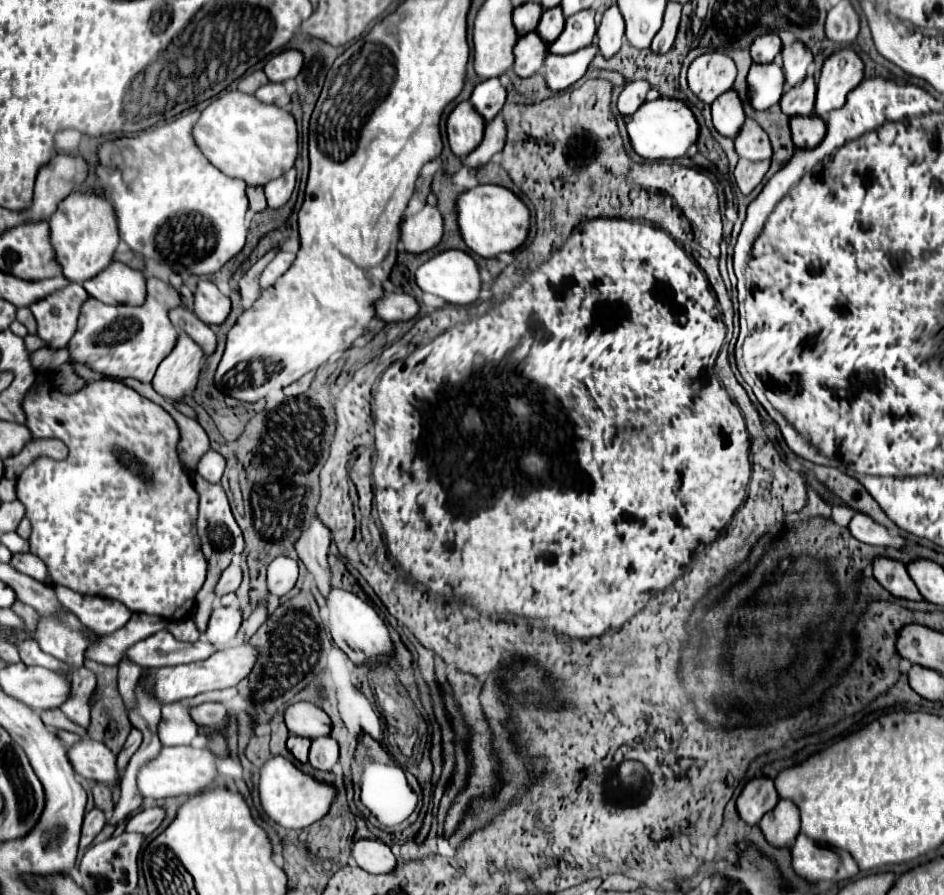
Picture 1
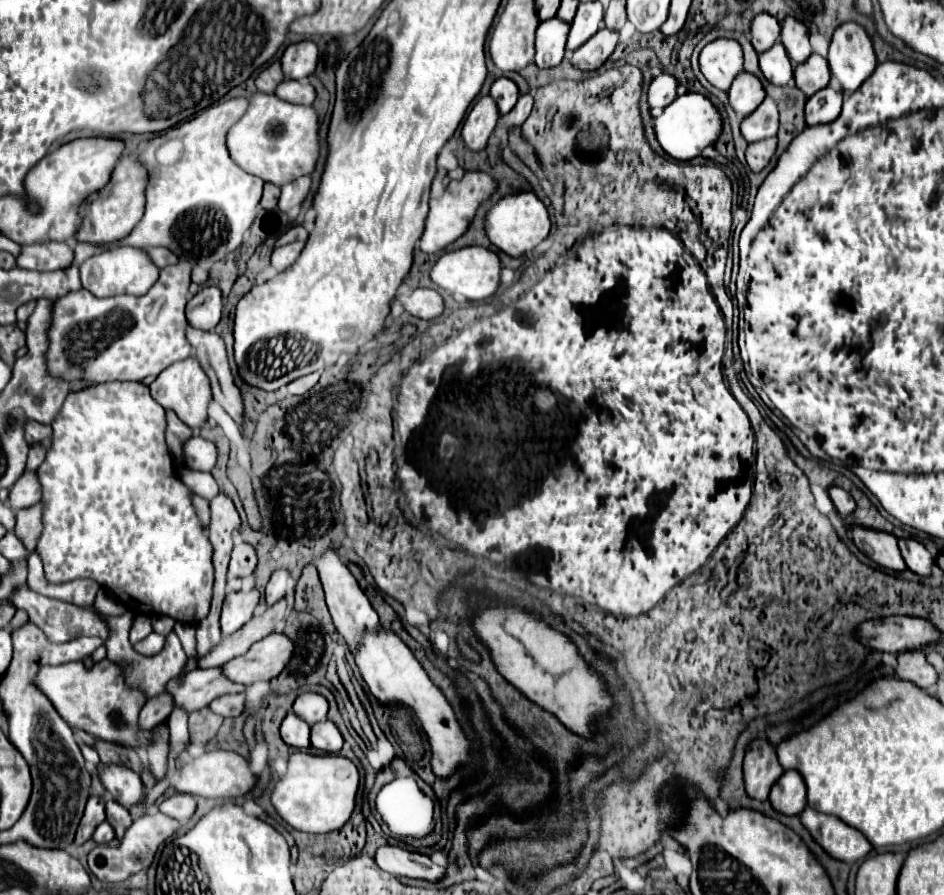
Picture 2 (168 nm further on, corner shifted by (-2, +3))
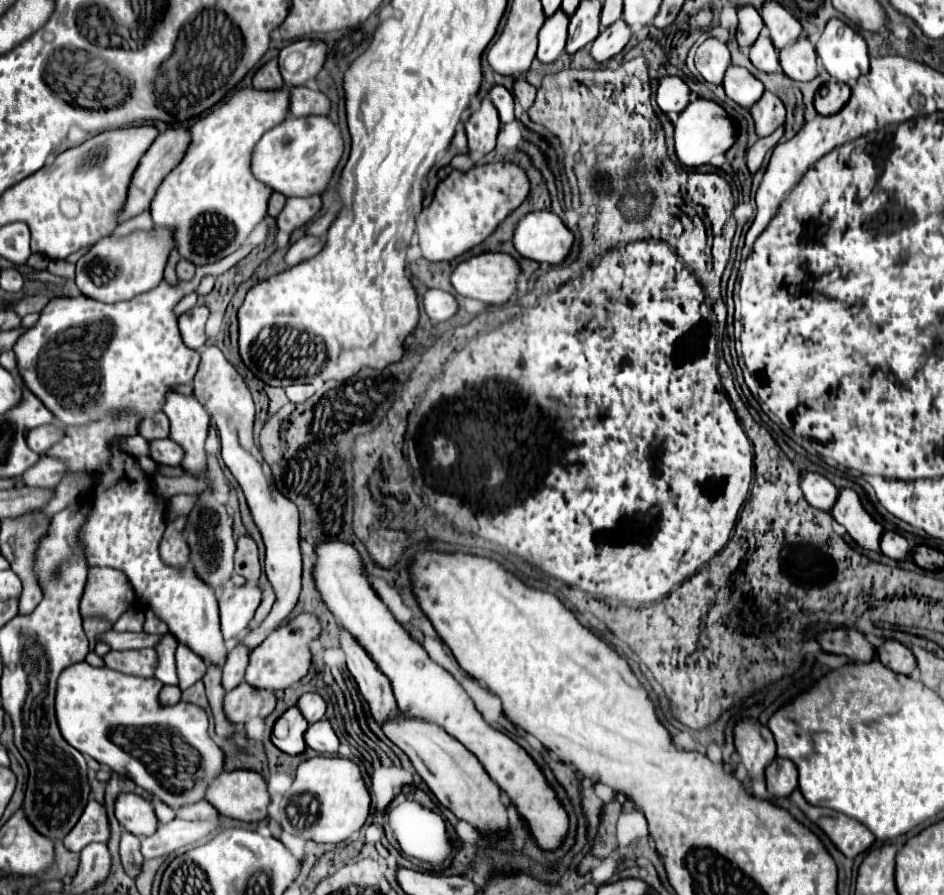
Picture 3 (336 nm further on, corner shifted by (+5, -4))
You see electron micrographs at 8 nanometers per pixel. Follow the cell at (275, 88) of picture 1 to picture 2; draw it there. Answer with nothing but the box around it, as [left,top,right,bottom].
[276,80,316,104]

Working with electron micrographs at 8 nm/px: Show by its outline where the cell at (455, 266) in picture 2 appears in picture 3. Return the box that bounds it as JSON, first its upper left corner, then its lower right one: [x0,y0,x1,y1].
[451,253,519,305]

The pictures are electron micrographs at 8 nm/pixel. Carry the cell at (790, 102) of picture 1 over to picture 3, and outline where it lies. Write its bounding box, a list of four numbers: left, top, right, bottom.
[779,35,817,81]

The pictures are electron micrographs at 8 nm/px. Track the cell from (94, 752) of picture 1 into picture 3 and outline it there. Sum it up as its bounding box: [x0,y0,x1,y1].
[115,793,157,835]

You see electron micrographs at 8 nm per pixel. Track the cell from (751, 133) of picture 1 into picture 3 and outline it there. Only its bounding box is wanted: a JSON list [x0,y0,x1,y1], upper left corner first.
[749,91,785,137]

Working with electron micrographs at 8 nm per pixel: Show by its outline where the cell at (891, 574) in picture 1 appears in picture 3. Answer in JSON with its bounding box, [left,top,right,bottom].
[833,489,883,551]

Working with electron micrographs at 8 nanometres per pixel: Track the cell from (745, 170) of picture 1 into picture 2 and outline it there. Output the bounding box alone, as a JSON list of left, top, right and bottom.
[746,136,776,172]

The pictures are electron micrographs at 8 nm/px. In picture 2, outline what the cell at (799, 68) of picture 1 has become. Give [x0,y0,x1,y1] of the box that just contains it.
[780,16,812,66]

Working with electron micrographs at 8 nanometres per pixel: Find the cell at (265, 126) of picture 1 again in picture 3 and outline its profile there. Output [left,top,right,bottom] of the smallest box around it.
[251,115,343,197]

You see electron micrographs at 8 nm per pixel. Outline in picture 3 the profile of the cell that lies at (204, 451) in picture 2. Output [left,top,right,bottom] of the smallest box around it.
[151,439,185,467]

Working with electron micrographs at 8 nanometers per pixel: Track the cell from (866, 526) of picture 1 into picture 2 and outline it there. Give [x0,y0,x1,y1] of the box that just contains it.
[828,486,856,514]

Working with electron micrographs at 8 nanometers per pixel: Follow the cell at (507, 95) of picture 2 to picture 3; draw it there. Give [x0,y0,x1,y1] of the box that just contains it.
[489,85,515,123]

